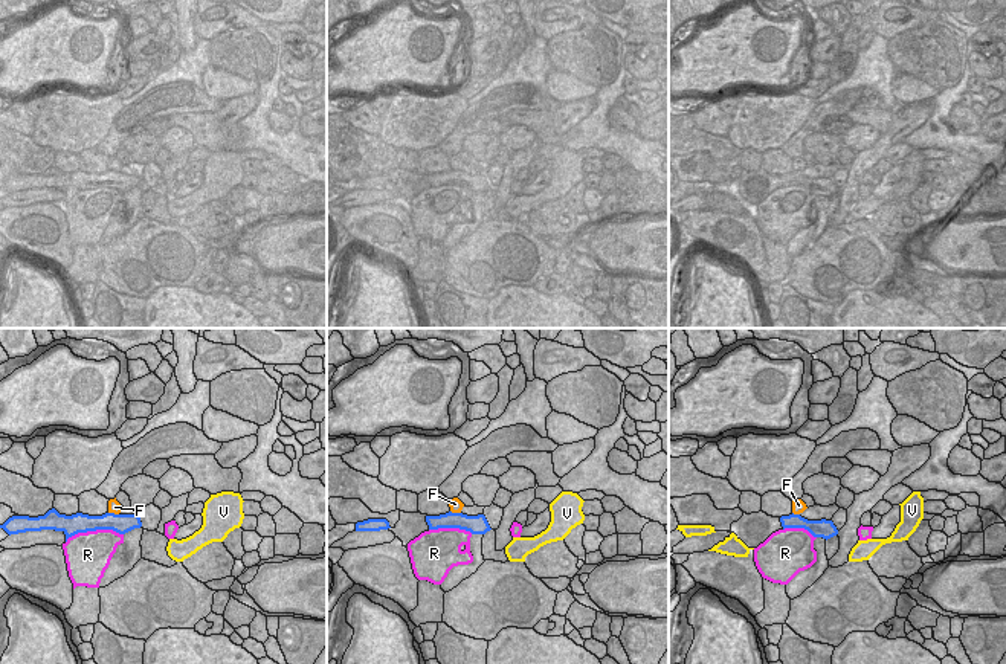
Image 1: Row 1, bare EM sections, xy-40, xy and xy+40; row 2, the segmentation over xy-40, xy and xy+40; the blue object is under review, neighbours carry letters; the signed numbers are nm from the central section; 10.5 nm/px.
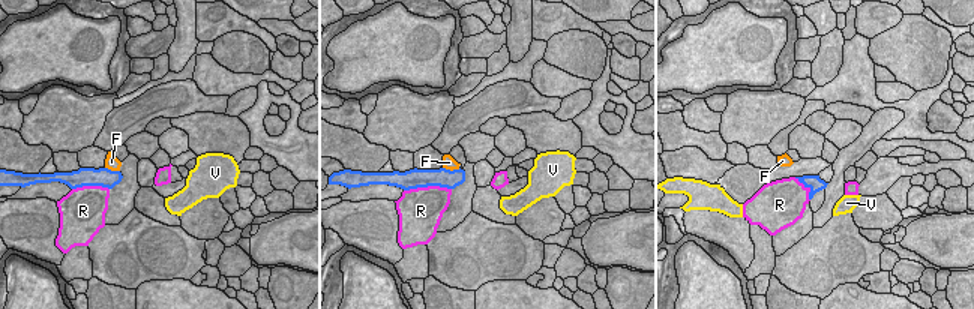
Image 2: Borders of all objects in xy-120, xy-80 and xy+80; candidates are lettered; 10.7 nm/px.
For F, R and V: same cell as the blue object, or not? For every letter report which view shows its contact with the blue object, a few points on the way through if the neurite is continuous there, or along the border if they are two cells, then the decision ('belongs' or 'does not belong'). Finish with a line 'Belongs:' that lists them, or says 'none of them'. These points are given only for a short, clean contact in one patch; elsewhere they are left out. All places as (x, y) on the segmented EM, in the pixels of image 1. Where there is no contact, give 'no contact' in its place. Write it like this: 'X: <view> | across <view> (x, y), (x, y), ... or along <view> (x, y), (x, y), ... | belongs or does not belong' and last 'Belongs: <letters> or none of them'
F: xy-40 | along xy-40 (109, 512), (118, 515) | does not belong
R: xy-40 | does not belong
V: no contact | does not belong
Belongs: none of them

